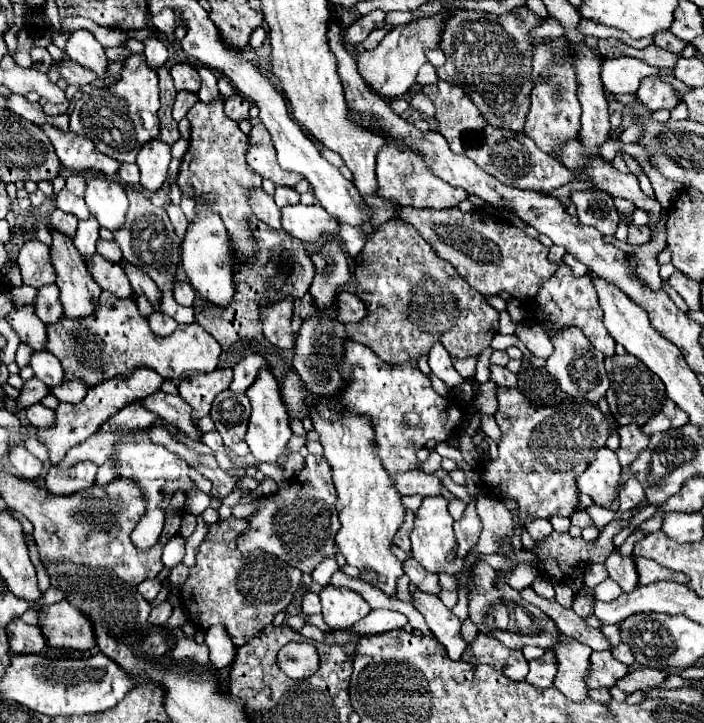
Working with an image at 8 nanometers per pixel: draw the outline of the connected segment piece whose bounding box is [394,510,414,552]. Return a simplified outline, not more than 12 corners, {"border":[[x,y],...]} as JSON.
{"border":[[406,510],[404,524],[398,528],[394,544],[411,550],[410,534],[414,512]]}

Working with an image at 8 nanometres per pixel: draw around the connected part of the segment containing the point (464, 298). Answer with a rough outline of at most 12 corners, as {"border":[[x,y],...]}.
{"border":[[412,224],[356,256],[348,338],[388,364],[478,356],[498,312]]}

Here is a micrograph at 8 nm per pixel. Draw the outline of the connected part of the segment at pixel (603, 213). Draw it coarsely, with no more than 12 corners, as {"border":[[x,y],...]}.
{"border":[[572,192],[578,220],[614,234],[618,210],[608,192]]}

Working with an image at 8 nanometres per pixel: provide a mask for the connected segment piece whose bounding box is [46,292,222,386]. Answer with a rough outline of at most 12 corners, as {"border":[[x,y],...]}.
{"border":[[102,292],[82,320],[46,326],[66,380],[96,386],[136,366],[168,380],[212,372],[198,324],[154,336],[136,302]]}

